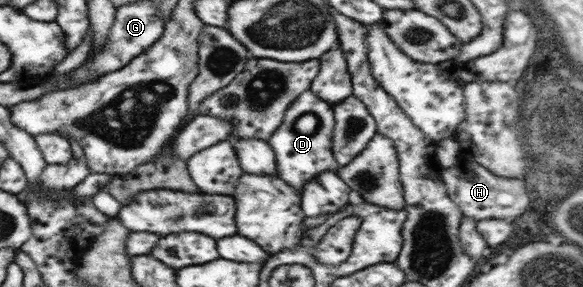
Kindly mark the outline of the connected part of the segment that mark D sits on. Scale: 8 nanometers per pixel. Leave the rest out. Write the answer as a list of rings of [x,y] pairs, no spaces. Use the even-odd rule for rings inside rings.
[[[310,90],[300,94],[293,104],[287,107],[283,122],[268,140],[275,153],[277,177],[285,180],[289,186],[301,190],[313,176],[321,172],[335,172],[340,167],[332,149],[333,118],[334,110],[331,104],[327,104]]]

